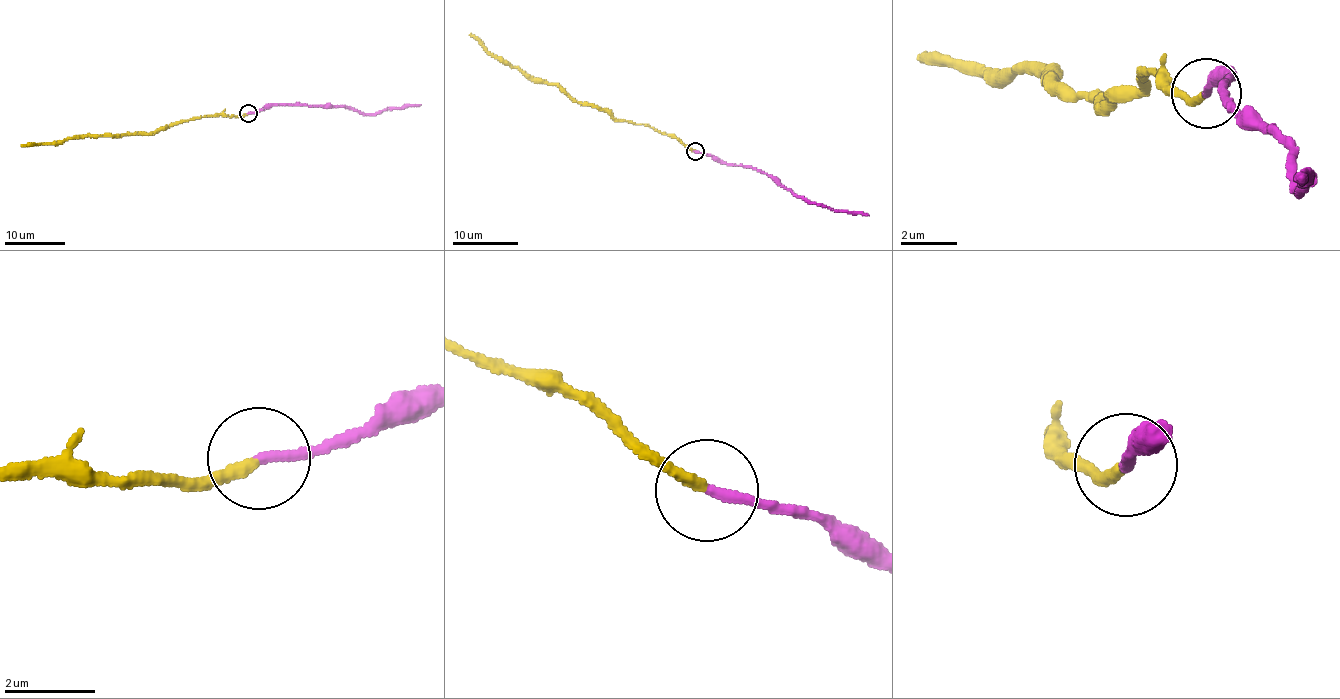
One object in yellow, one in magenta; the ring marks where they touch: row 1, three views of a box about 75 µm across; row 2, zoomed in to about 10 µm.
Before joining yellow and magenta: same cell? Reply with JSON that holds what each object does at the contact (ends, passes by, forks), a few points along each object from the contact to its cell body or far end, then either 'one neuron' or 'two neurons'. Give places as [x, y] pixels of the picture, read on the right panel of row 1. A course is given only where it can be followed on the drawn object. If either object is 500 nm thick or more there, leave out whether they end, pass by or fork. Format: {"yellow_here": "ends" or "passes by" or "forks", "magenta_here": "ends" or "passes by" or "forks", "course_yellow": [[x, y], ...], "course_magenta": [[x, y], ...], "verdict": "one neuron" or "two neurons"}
{"yellow_here": "ends", "magenta_here": "ends", "course_yellow": [[1204, 95], [1152, 67], [1106, 108], [1104, 95], [1053, 82], [1061, 67], [1030, 59], [1006, 74], [924, 59]], "course_magenta": [[1204, 95], [1231, 80], [1216, 94], [1274, 129], [1298, 184], [1293, 192], [1310, 172], [1292, 181], [1300, 178]], "verdict": "one neuron"}

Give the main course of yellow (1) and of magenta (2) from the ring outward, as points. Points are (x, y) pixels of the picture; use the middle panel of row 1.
1: (695, 151), (643, 124), (616, 121), (595, 107), (574, 101), (555, 85), (531, 81), (469, 35)
2: (695, 151), (710, 154), (727, 164), (751, 166), (772, 175), (809, 202), (869, 215)

